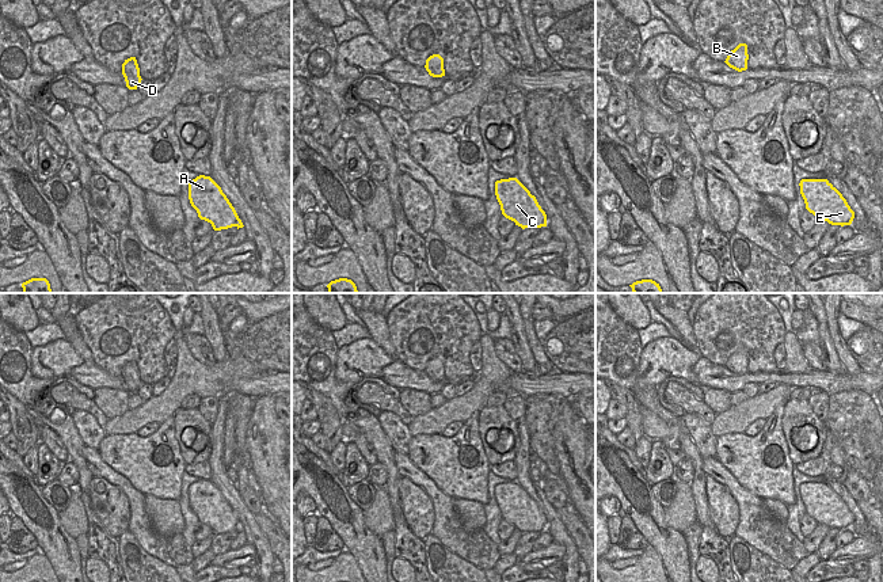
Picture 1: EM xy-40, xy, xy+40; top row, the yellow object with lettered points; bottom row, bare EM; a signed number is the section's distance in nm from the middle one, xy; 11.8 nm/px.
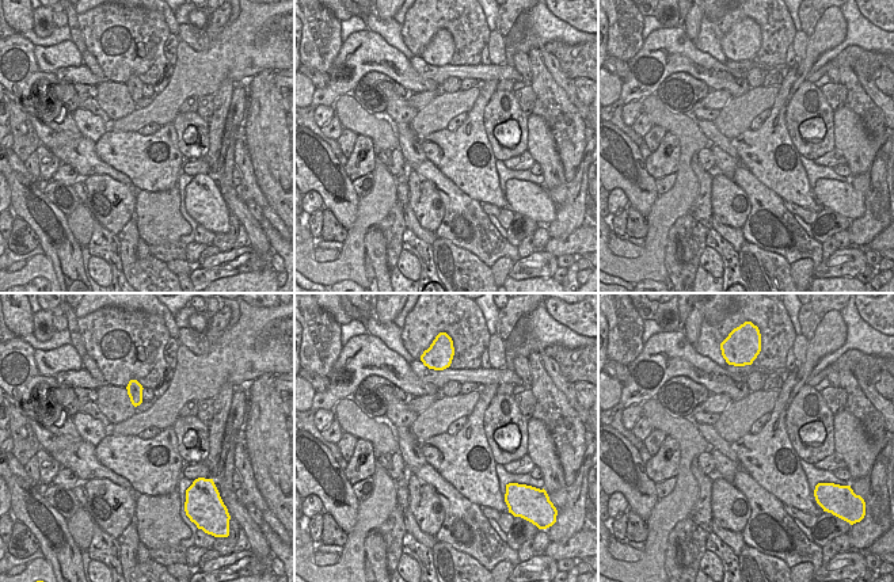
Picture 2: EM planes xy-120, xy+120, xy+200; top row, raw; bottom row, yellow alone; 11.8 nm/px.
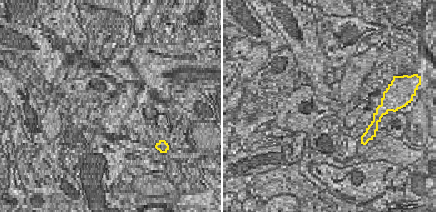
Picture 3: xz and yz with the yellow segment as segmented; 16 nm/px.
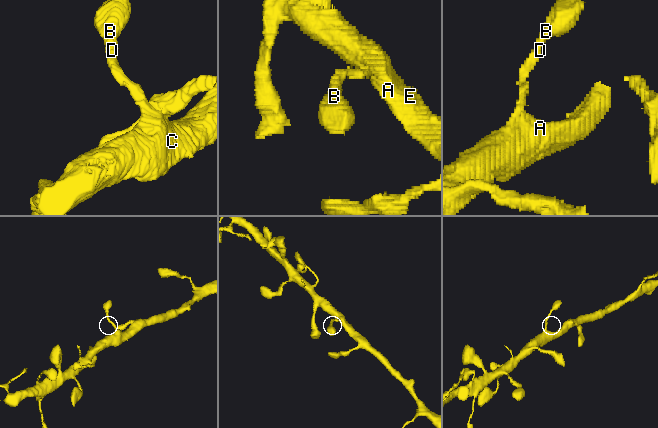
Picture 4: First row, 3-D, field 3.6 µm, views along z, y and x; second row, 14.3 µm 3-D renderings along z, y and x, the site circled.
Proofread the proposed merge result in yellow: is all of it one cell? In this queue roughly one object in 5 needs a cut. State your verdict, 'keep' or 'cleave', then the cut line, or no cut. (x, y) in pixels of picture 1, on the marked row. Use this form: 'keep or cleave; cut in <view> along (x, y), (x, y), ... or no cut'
keep; no cut

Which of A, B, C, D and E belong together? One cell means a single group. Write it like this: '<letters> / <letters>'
A B C D E

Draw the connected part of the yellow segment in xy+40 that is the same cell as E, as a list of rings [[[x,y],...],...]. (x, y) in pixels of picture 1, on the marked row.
[[[802,179],[799,186],[806,209],[818,220],[841,227],[852,224],[855,212],[827,179]]]

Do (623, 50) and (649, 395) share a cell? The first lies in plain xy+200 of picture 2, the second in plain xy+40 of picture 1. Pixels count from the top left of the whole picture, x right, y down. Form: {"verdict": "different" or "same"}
{"verdict": "same"}

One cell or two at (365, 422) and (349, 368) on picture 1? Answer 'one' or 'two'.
two

